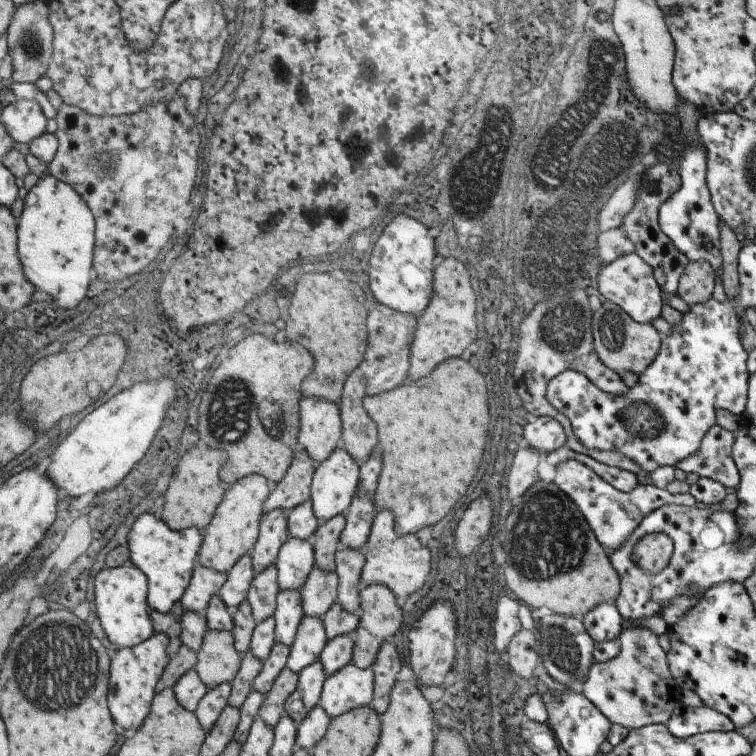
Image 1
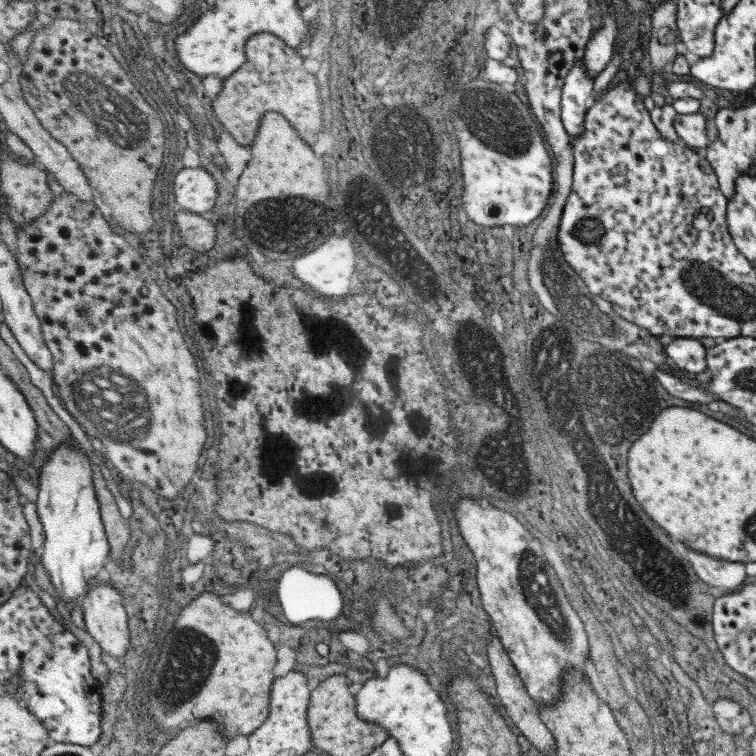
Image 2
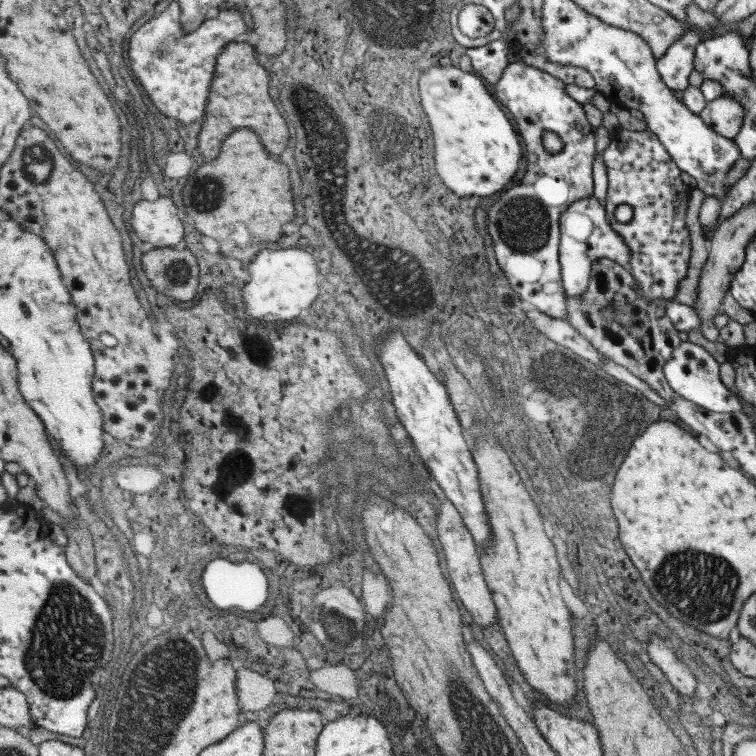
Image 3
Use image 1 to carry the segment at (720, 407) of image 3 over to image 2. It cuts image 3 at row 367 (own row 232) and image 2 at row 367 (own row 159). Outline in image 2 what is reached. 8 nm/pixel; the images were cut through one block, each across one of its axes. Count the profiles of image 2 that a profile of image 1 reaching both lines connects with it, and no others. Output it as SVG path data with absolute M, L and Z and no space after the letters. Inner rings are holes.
M675 338L663 350L673 360L673 364L681 370L693 374L707 370L707 360L705 360L707 350L695 338Z

